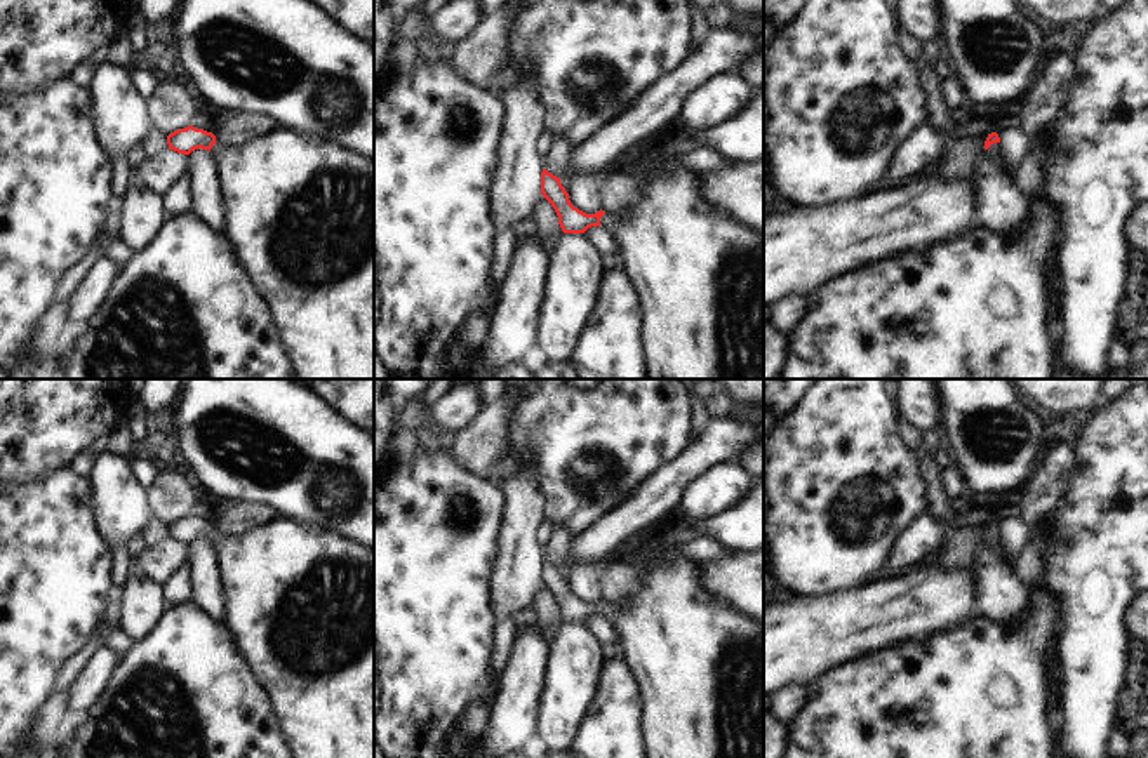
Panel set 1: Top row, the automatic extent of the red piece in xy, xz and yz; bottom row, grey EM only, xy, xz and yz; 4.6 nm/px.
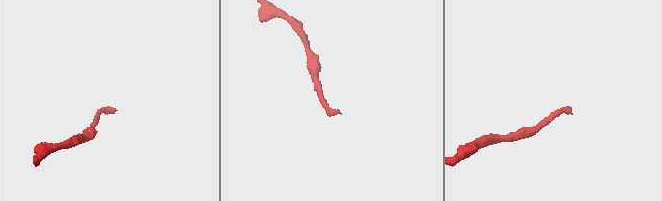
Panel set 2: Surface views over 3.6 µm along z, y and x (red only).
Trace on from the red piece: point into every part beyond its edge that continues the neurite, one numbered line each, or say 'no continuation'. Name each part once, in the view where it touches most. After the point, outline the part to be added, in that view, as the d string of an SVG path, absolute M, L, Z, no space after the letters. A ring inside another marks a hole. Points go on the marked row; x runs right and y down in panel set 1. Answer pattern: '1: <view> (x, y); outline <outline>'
1: yz (995, 152); outline M1000 143L990 144L990 148L986 151L988 151L990 158L995 162L995 165L998 167L998 170L1014 179L1016 172L1009 172L1005 169L1005 160L1004 160L1004 155L1002 155Z

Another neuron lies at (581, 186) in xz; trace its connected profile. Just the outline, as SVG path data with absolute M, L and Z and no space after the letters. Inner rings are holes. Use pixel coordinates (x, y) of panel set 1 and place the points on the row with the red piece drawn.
M579 170L571 172L565 183L565 191L569 193L571 203L586 214L595 214L600 210L597 181L598 181L597 172Z

